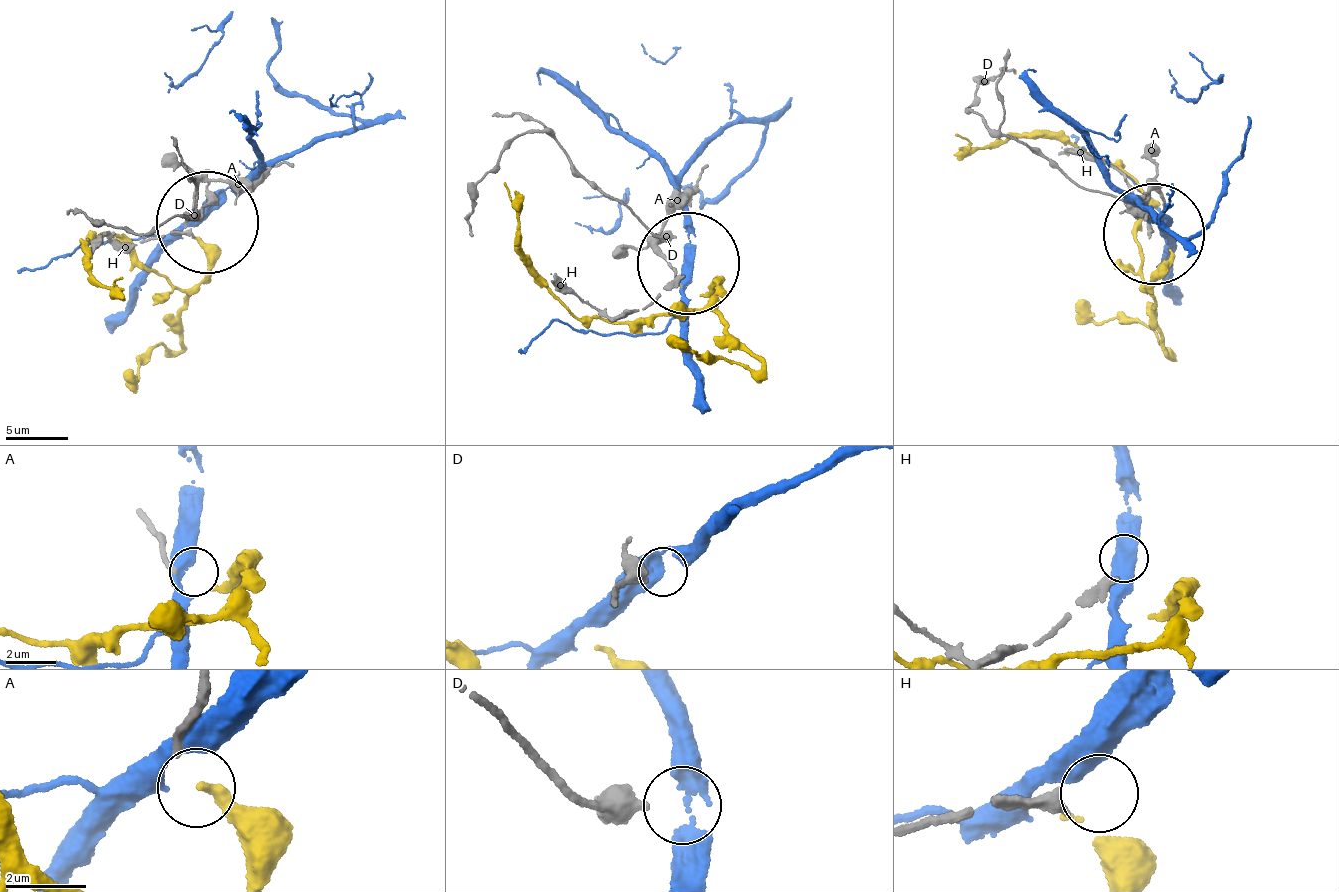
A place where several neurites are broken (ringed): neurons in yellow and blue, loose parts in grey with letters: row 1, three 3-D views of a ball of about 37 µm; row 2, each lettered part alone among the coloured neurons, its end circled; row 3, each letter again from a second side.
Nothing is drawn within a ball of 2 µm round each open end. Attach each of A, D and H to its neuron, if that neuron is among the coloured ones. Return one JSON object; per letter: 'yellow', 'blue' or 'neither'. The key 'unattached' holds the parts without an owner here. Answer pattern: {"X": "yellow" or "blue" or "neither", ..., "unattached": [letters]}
{"A": "yellow", "D": "neither", "H": "neither", "unattached": ["D", "H"]}

